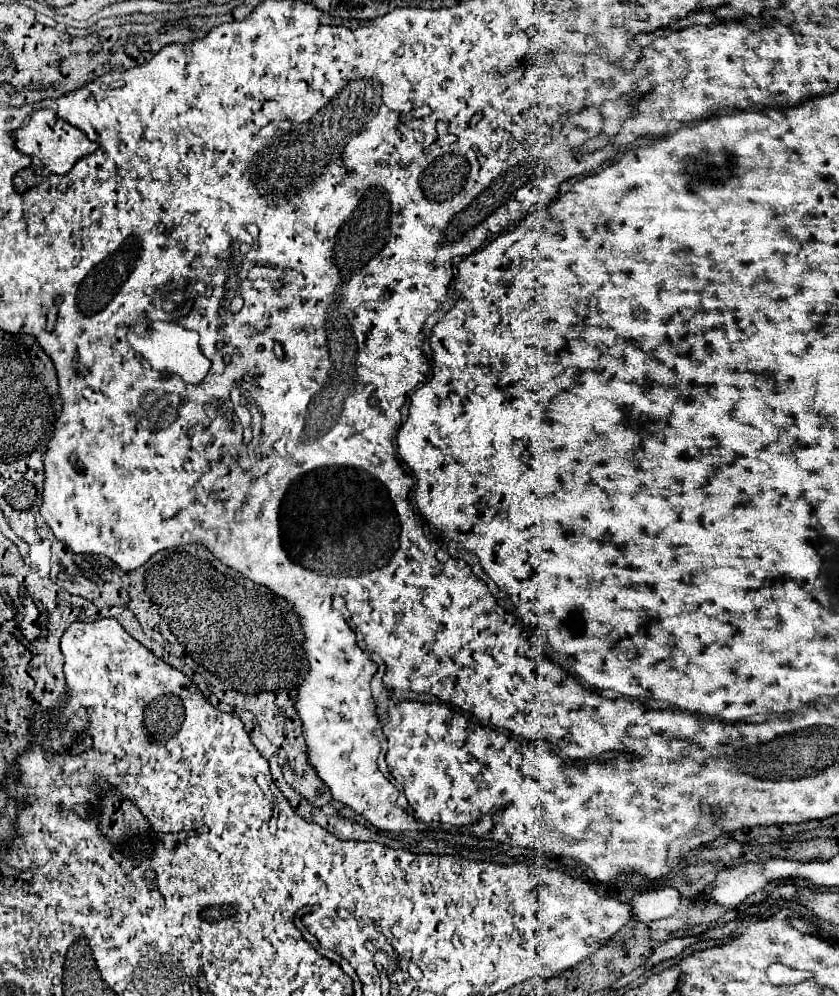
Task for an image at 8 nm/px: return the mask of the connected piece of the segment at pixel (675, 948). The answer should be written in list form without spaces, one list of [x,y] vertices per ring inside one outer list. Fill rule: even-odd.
[[[703,934],[703,936],[695,936],[695,938],[681,938],[681,940],[667,940],[667,942],[663,942],[657,950],[655,950],[655,954],[651,956],[651,958],[647,958],[647,962],[645,962],[645,970],[647,968],[653,968],[653,964],[657,964],[657,962],[661,962],[661,960],[665,960],[665,958],[673,958],[673,956],[677,956],[677,954],[681,954],[681,950],[685,950],[687,946],[691,946],[691,944],[695,944],[697,940],[703,940],[703,938],[707,938],[707,934]]]

